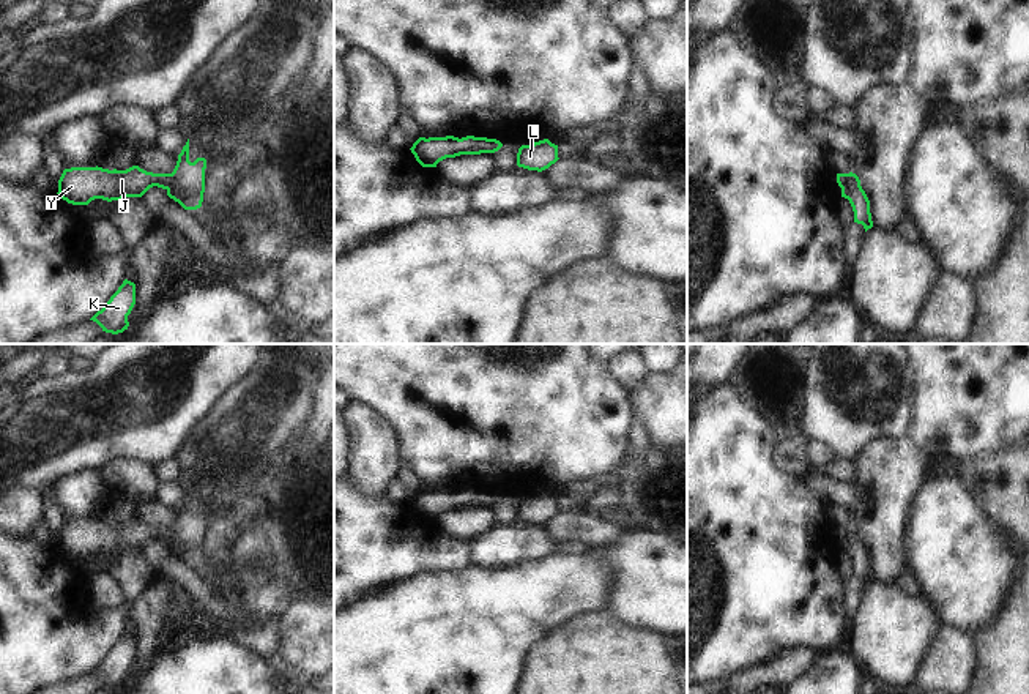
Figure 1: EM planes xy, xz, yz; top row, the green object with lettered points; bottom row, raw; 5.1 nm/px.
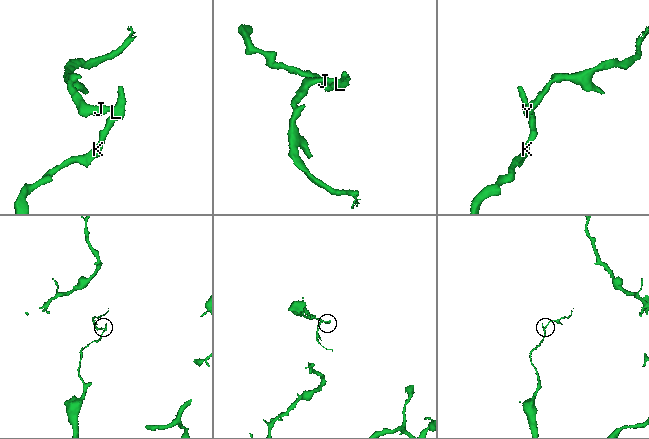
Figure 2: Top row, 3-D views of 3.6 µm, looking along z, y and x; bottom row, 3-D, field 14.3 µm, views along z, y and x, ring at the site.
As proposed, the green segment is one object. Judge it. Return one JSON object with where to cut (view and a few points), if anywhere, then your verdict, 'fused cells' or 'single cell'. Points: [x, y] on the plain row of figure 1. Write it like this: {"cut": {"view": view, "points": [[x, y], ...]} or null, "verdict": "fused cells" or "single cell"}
{"cut": {"view": "xy", "points": [[170, 527], [170, 540], [167, 543]]}, "verdict": "fused cells"}

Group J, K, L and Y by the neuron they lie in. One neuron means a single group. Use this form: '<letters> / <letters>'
J Y / K L

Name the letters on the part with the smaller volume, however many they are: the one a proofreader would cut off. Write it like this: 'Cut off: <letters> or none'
Cut off: J, Y

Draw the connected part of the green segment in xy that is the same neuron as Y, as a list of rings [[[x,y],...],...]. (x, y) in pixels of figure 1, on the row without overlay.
[[[132,519],[126,524],[102,520],[65,522],[58,533],[58,549],[72,558],[88,558],[95,552],[107,555],[142,550],[150,541],[169,543],[170,527],[153,527]]]

